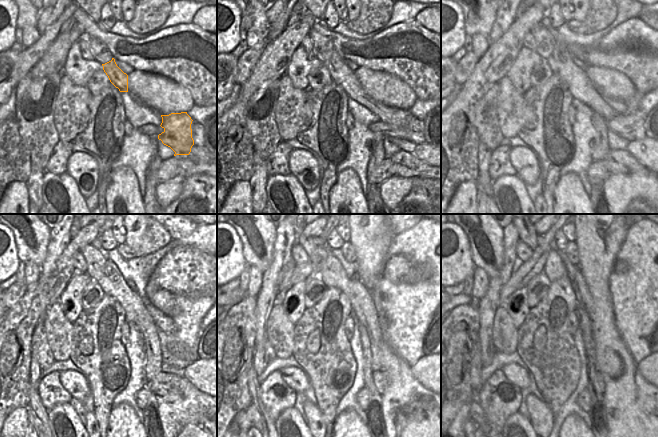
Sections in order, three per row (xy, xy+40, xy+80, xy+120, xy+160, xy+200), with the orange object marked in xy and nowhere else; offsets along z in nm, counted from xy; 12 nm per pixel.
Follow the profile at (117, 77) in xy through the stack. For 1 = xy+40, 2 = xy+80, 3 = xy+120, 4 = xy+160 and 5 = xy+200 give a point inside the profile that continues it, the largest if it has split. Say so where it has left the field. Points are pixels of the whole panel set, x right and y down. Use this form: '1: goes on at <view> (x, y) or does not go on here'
1: goes on at xy+40 (341, 73)
2: goes on at xy+80 (561, 62)
3: goes on at xy+120 (112, 283)
4: goes on at xy+160 (333, 274)
5: goes on at xy+200 (554, 268)

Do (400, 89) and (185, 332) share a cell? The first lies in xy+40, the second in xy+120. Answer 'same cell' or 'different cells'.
different cells

